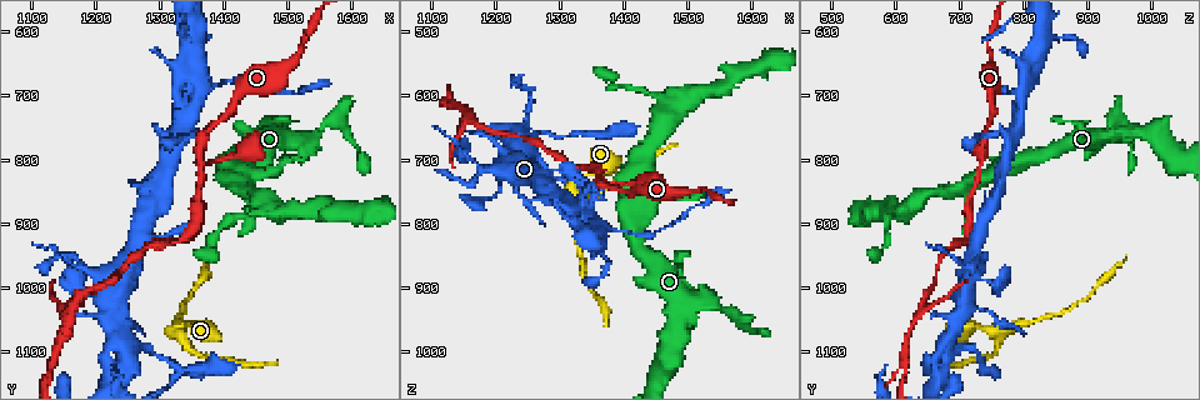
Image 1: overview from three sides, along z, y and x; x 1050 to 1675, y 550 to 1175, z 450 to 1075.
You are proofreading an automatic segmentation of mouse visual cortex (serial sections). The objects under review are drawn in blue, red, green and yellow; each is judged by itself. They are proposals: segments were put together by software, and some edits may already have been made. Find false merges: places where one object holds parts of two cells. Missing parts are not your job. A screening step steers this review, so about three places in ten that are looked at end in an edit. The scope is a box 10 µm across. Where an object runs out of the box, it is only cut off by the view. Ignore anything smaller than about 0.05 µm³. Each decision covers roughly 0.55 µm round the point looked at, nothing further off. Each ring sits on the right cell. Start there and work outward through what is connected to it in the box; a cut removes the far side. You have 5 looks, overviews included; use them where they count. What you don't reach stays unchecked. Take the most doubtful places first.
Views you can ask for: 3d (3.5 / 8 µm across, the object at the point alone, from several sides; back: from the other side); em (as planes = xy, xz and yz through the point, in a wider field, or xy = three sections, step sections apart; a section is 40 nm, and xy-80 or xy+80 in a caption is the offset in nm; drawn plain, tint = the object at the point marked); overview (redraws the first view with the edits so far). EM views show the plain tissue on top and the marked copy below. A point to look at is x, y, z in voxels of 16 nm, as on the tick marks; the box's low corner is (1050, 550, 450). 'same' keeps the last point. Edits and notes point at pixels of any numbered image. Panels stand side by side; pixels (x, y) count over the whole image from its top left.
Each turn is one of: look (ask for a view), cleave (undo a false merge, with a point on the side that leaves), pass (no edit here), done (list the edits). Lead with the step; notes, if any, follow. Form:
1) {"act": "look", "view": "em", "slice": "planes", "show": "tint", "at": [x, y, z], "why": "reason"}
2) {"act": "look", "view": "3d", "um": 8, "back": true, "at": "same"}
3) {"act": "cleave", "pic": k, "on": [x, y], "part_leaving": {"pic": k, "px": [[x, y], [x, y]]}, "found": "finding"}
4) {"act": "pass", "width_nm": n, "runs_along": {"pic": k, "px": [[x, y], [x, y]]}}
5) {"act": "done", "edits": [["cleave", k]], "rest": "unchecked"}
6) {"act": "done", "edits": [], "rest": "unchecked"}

{"act": "look", "view": "3d", "um": 8, "at": [1360, 800, 730], "why": "arms part here"}

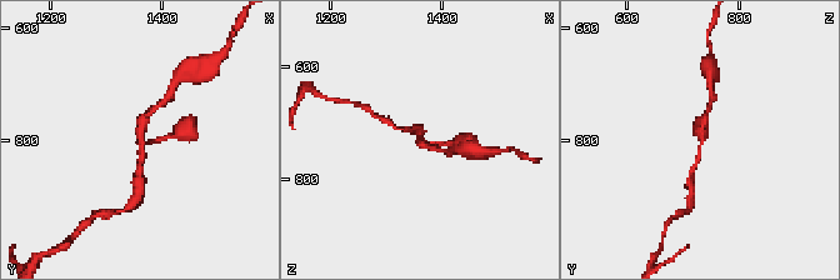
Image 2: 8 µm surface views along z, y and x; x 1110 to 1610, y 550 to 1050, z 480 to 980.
{"act": "look", "view": "3d", "um": 3.5, "at": "same", "why": "zoom in"}

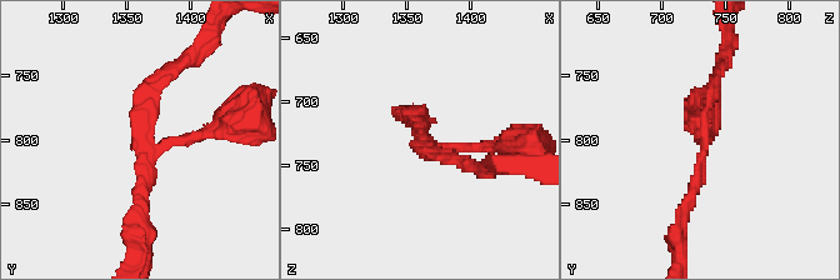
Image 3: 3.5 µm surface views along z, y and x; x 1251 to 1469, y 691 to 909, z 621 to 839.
{"act": "look", "view": "em", "slice": "xy", "step": 1, "show": "tint", "at": [1364, 804, 734], "why": "now the EM"}

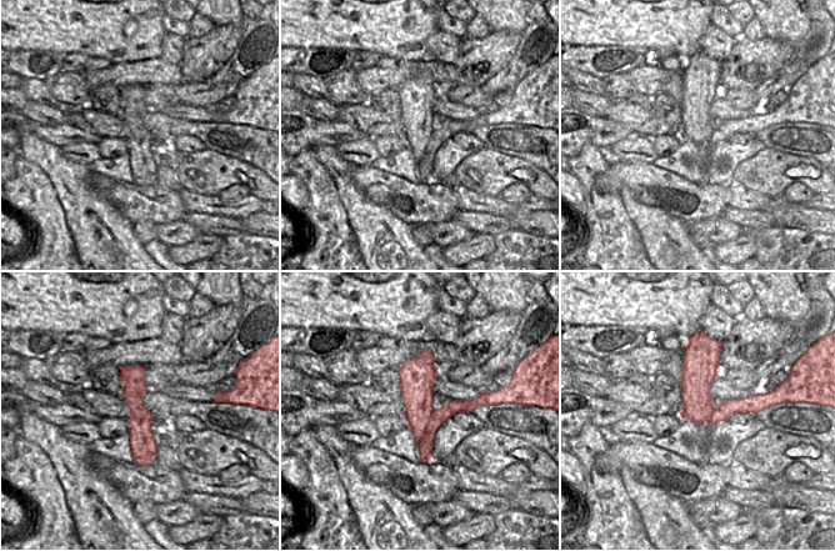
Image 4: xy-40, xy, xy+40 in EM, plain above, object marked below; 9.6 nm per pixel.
{"act": "pass", "arm_widths_nm": [150, 150, 200], "runs_along": {"pic": 3, "px": [[718, 75], [679, 225]]}, "found": "continuous, no second cell"}

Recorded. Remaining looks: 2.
{"act": "look", "view": "3d", "um": 3.5, "at": [1400, 685, 810], "why": "a narrow waist"}

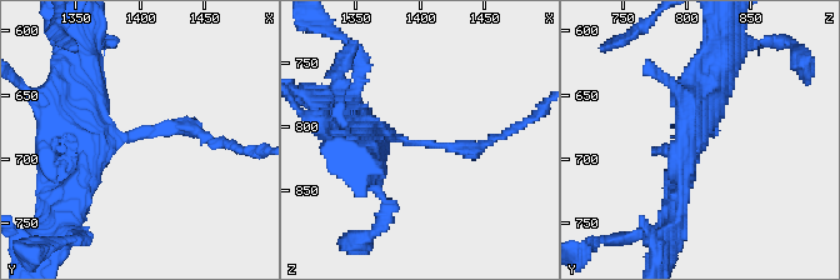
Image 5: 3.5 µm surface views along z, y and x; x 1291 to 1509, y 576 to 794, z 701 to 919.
{"act": "look", "view": "em", "slice": "xy", "step": 3, "show": "tint", "at": [1400, 682, 810]}

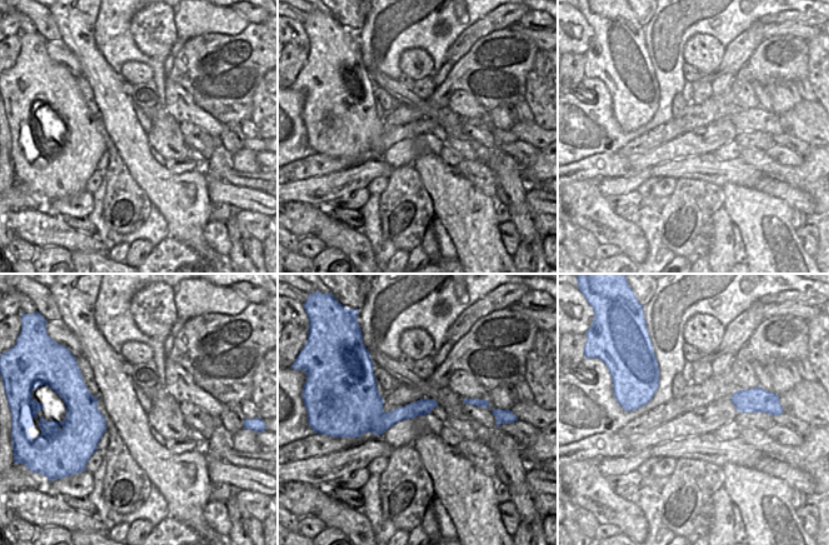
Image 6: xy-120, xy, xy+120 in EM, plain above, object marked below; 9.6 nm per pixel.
{"act": "pass", "arms": 3, "runs_along": {"pic": 5, "px": [[81, 180], [100, 145], [165, 126], [211, 138]]}, "found": "one cell here"}

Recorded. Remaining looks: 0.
{"act": "done", "edits": [], "rest": "unchecked"}

